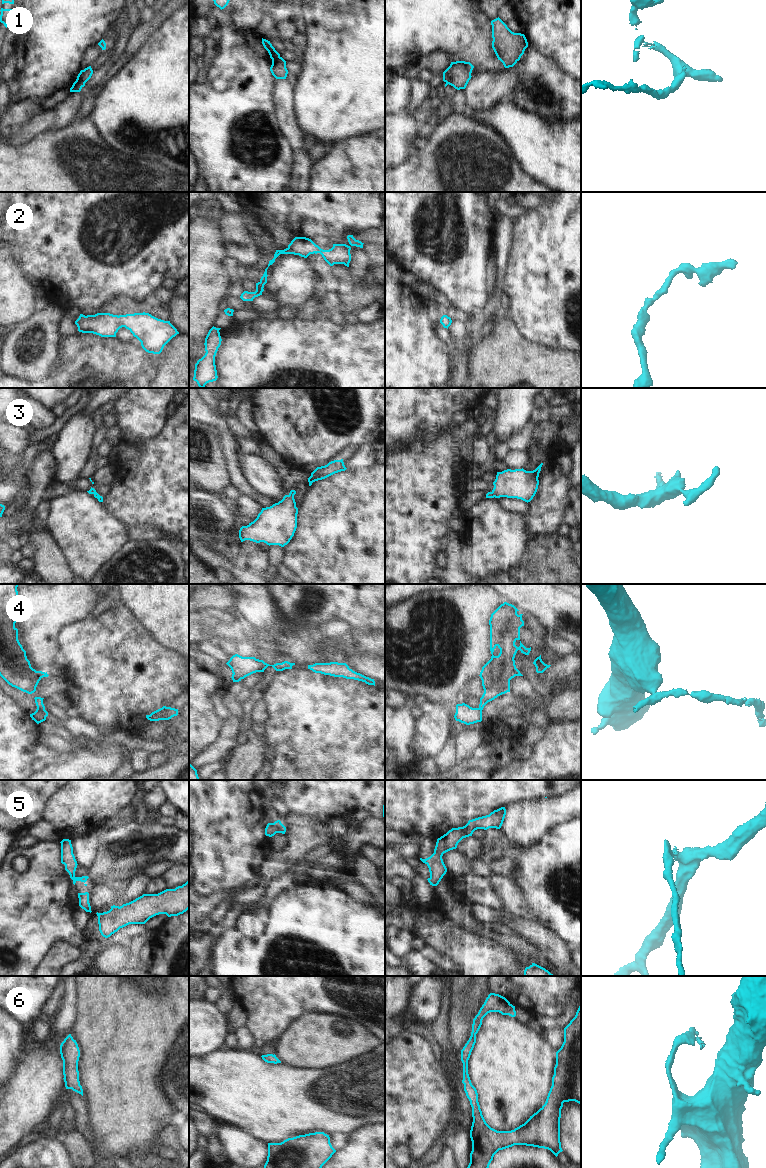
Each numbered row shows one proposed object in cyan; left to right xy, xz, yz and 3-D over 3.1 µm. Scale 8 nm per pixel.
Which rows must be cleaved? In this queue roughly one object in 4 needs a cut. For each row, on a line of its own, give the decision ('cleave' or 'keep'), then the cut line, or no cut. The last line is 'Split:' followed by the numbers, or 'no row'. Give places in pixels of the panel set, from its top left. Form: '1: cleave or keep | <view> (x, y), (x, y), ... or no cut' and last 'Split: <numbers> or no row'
1: cleave | xz (280, 57), (272, 61)
2: keep | no cut
3: keep | no cut
4: cleave | xy (37, 708), (44, 709)
5: keep | no cut
6: keep | no cut
Split: 1, 4

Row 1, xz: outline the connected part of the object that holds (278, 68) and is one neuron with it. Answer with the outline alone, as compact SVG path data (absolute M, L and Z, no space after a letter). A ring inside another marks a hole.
M280 57L278 60L272 61L270 71L276 79L286 79L288 74L286 61L282 57Z

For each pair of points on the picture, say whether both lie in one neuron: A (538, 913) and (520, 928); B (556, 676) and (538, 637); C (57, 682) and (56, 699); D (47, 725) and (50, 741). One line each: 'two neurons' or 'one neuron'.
A: two neurons
B: two neurons
C: two neurons
D: two neurons

